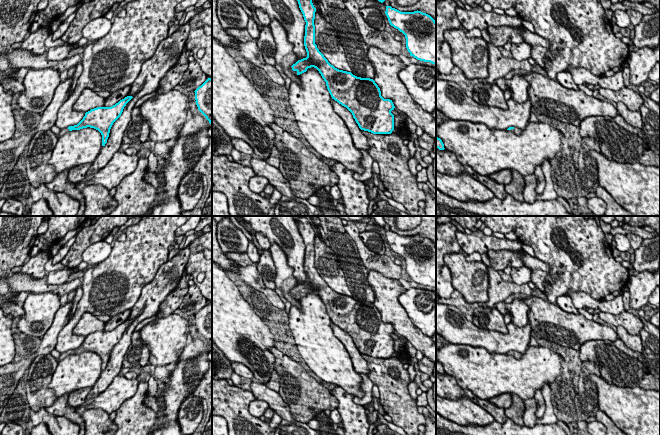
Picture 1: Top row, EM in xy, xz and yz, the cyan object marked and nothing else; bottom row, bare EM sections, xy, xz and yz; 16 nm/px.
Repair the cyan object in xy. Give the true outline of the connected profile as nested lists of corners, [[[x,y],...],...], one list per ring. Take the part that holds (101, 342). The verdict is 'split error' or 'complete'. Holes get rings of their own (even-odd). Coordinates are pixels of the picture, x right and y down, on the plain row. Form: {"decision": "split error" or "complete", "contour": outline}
{"decision": "split error", "contour": [[[127,320],[111,331],[97,331],[91,333],[85,337],[85,340],[77,349],[60,354],[60,357],[56,360],[59,362],[68,355],[90,351],[101,357],[102,370],[105,370],[113,347],[121,340],[124,331],[132,322],[132,320]]]}

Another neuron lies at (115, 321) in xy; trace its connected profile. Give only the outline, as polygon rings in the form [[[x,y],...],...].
[[[126,310],[123,313],[117,314],[113,317],[108,322],[105,322],[105,327],[104,331],[111,331],[118,327],[120,324],[124,323],[127,321],[131,313],[131,310]]]

